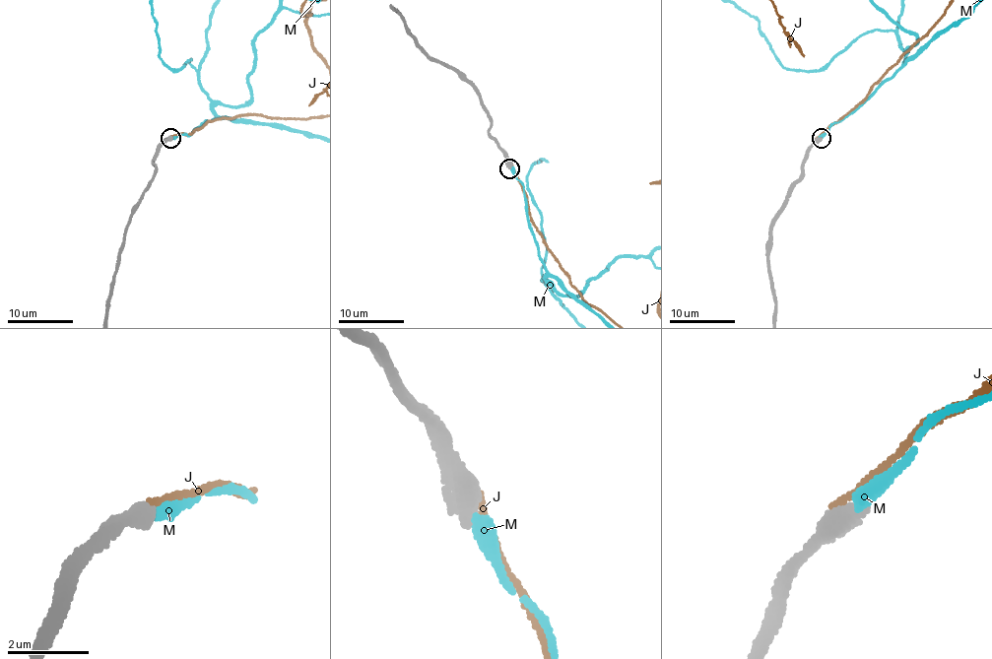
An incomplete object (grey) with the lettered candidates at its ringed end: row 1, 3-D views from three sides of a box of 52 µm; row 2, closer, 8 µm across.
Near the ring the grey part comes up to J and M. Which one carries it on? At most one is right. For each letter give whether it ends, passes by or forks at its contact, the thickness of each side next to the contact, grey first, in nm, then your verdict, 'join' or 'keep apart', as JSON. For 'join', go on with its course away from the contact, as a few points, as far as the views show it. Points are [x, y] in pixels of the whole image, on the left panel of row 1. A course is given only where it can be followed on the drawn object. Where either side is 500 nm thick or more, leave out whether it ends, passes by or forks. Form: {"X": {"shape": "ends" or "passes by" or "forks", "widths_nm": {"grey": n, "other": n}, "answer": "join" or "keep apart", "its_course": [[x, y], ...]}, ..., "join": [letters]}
{"J": {"widths_nm": {"grey": 600, "other": 180}, "answer": "keep apart"}, "M": {"widths_nm": {"grey": 550, "other": 400}, "answer": "keep apart"}, "join": []}

